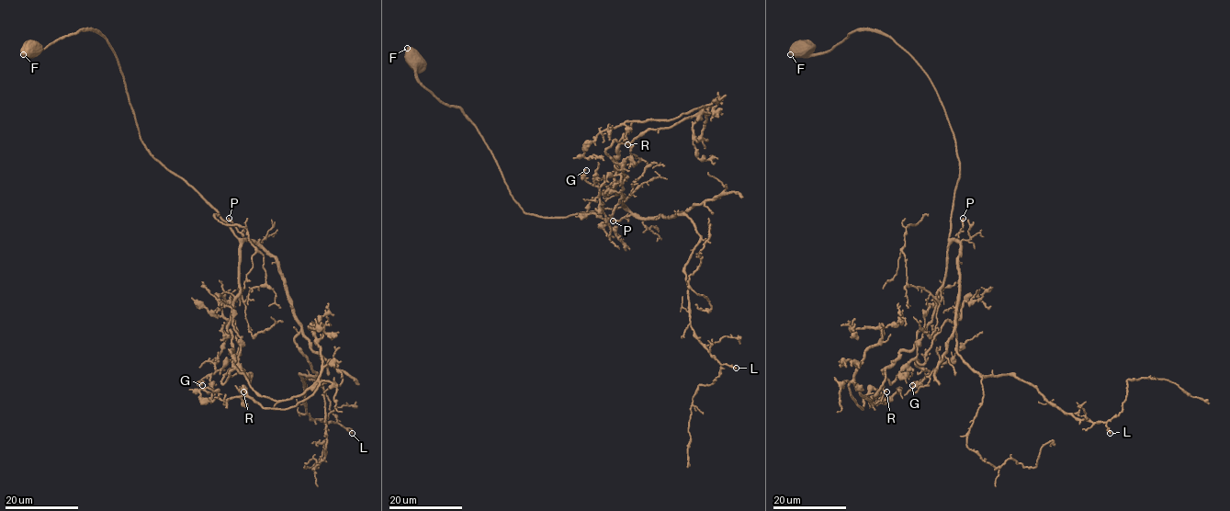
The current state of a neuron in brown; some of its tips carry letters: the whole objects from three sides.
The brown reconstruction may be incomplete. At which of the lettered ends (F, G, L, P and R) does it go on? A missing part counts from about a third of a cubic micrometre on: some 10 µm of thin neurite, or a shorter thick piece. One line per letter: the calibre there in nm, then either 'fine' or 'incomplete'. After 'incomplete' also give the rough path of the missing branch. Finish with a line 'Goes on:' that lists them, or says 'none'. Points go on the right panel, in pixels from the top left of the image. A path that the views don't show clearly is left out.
F: 400 nm | fine
G: 200 nm | fine
L: 170 nm | fine
P: 170 nm | fine
R: 170 nm | fine
Goes on: none

